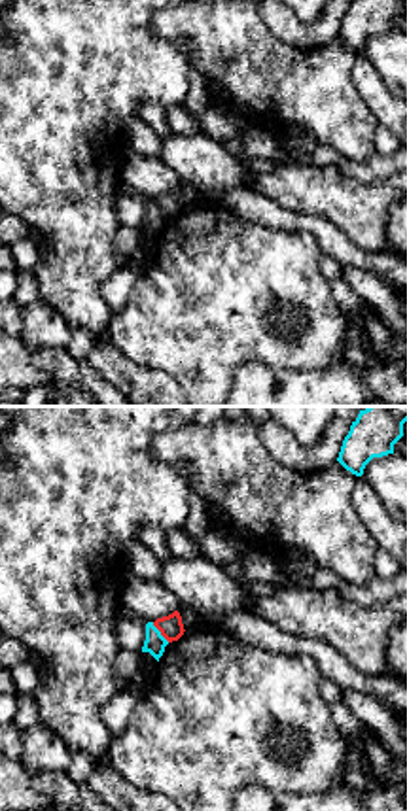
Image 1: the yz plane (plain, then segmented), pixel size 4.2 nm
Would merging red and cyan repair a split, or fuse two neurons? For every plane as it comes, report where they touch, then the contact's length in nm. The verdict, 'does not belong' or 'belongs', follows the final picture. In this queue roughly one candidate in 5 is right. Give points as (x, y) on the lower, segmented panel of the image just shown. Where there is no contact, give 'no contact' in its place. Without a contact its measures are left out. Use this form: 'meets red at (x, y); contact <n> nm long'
meets red at (159, 630); contact 120 nm long

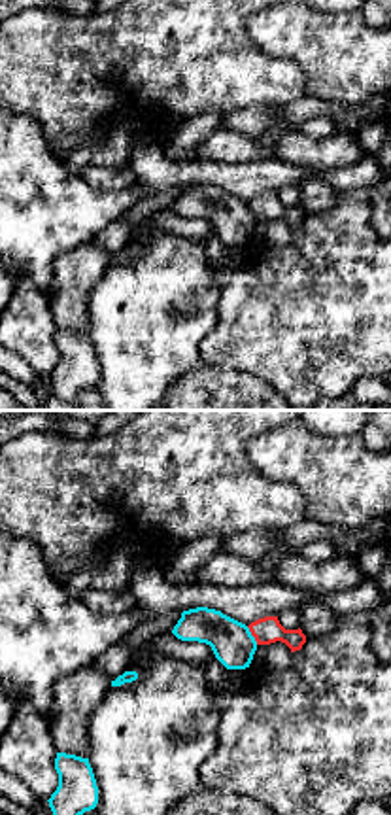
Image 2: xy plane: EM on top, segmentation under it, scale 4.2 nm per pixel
meets red at (252, 634); contact 90 nm long

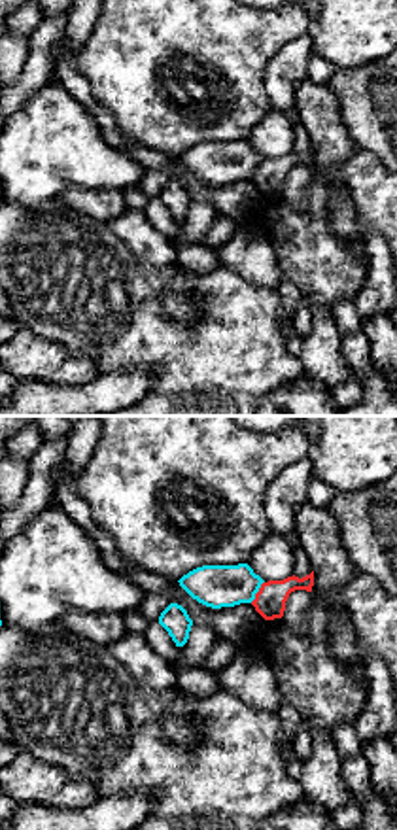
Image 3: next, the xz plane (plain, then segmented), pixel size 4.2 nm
meets red at (258, 592); contact 110 nm long

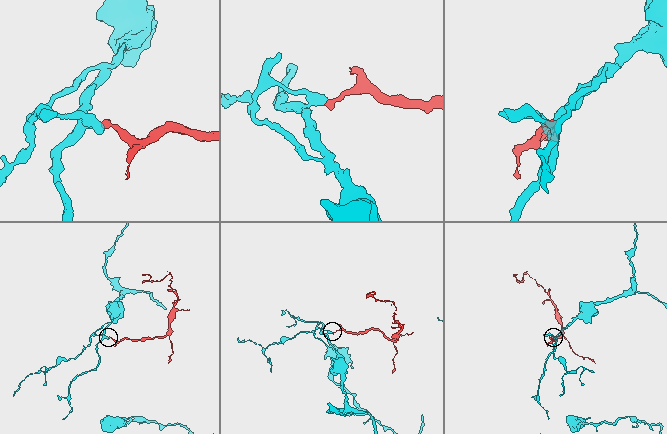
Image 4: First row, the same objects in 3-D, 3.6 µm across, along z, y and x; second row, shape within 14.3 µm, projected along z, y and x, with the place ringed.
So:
does not belong

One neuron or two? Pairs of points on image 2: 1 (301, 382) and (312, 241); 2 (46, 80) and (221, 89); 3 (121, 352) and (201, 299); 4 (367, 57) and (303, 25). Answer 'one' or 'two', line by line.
1: one
2: one
3: one
4: one

